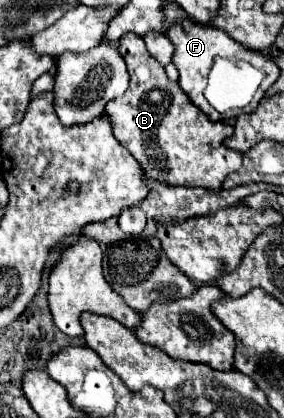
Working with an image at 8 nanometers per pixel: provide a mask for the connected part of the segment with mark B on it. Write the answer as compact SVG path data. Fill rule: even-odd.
M126 33L120 39L118 51L130 73L130 87L122 97L116 97L106 105L114 137L132 153L132 157L136 157L150 179L174 187L220 191L226 175L242 165L242 153L222 145L222 141L232 135L234 127L212 121L208 115L200 113L200 109L188 101L188 95L180 85L168 81L164 67L150 57L142 37Z

